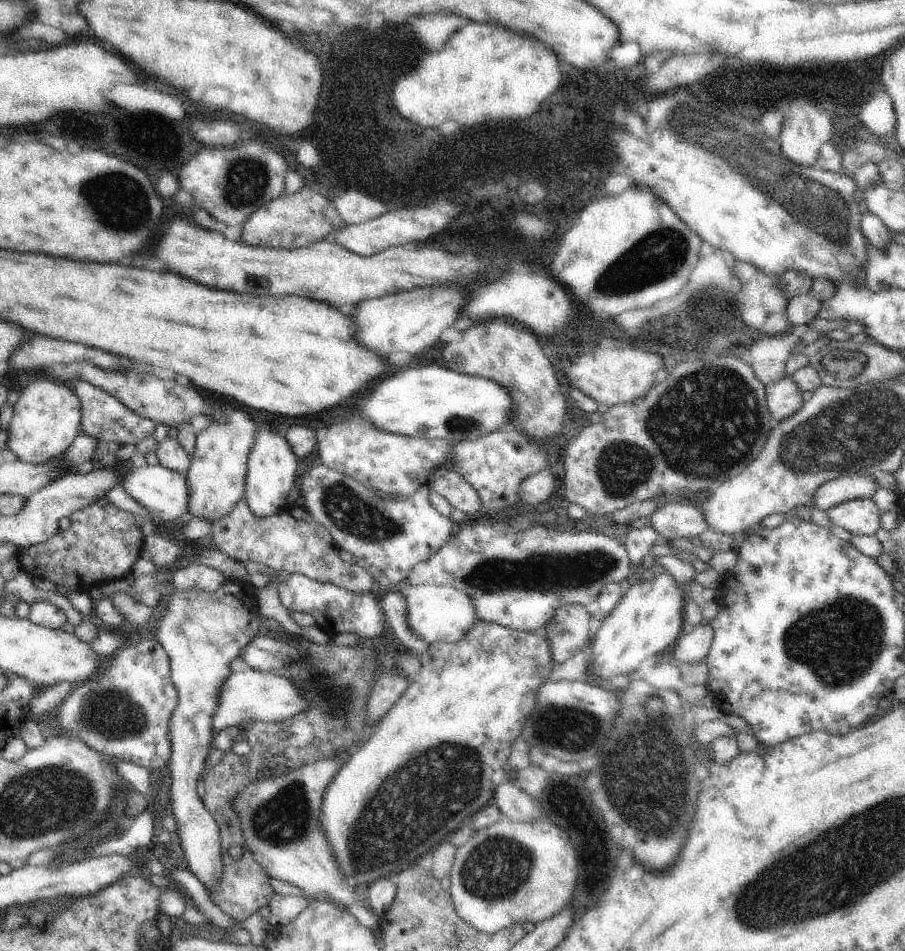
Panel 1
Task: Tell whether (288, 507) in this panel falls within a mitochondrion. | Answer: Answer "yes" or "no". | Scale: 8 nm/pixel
no

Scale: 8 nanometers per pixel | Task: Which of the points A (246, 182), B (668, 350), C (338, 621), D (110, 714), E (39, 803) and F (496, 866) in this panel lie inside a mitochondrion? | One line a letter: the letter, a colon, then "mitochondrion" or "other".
A: mitochondrion
B: other
C: other
D: mitochondrion
E: mitochondrion
F: mitochondrion

